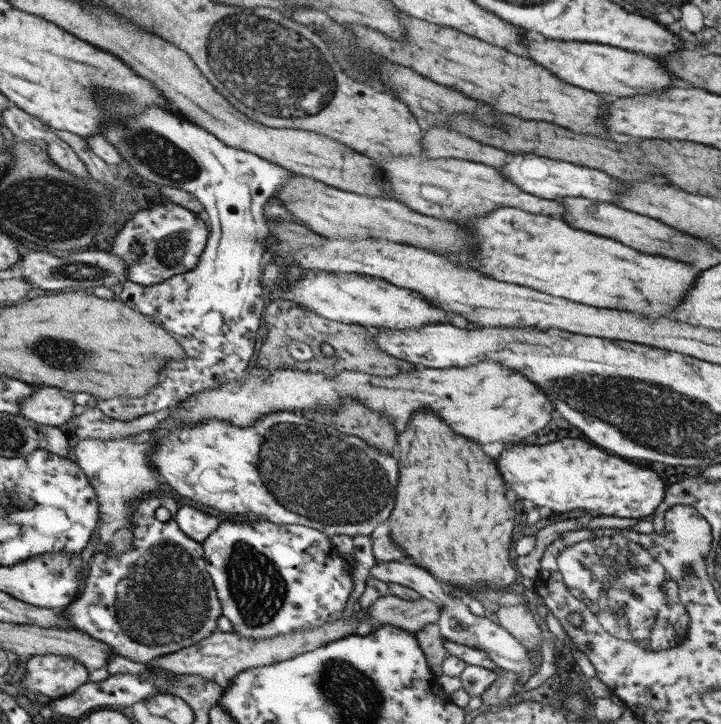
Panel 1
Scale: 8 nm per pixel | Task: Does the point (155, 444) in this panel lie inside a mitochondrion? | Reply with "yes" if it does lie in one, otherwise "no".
no

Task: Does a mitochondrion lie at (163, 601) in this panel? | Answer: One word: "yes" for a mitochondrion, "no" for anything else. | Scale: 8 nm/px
yes

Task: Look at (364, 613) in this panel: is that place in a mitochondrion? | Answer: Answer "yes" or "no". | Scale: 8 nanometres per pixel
no

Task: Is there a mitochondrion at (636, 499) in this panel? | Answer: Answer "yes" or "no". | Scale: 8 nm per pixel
no

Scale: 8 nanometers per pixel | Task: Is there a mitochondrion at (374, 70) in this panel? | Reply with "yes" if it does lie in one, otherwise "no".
no

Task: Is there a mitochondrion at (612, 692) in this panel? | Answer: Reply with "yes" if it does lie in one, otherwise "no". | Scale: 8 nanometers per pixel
no

